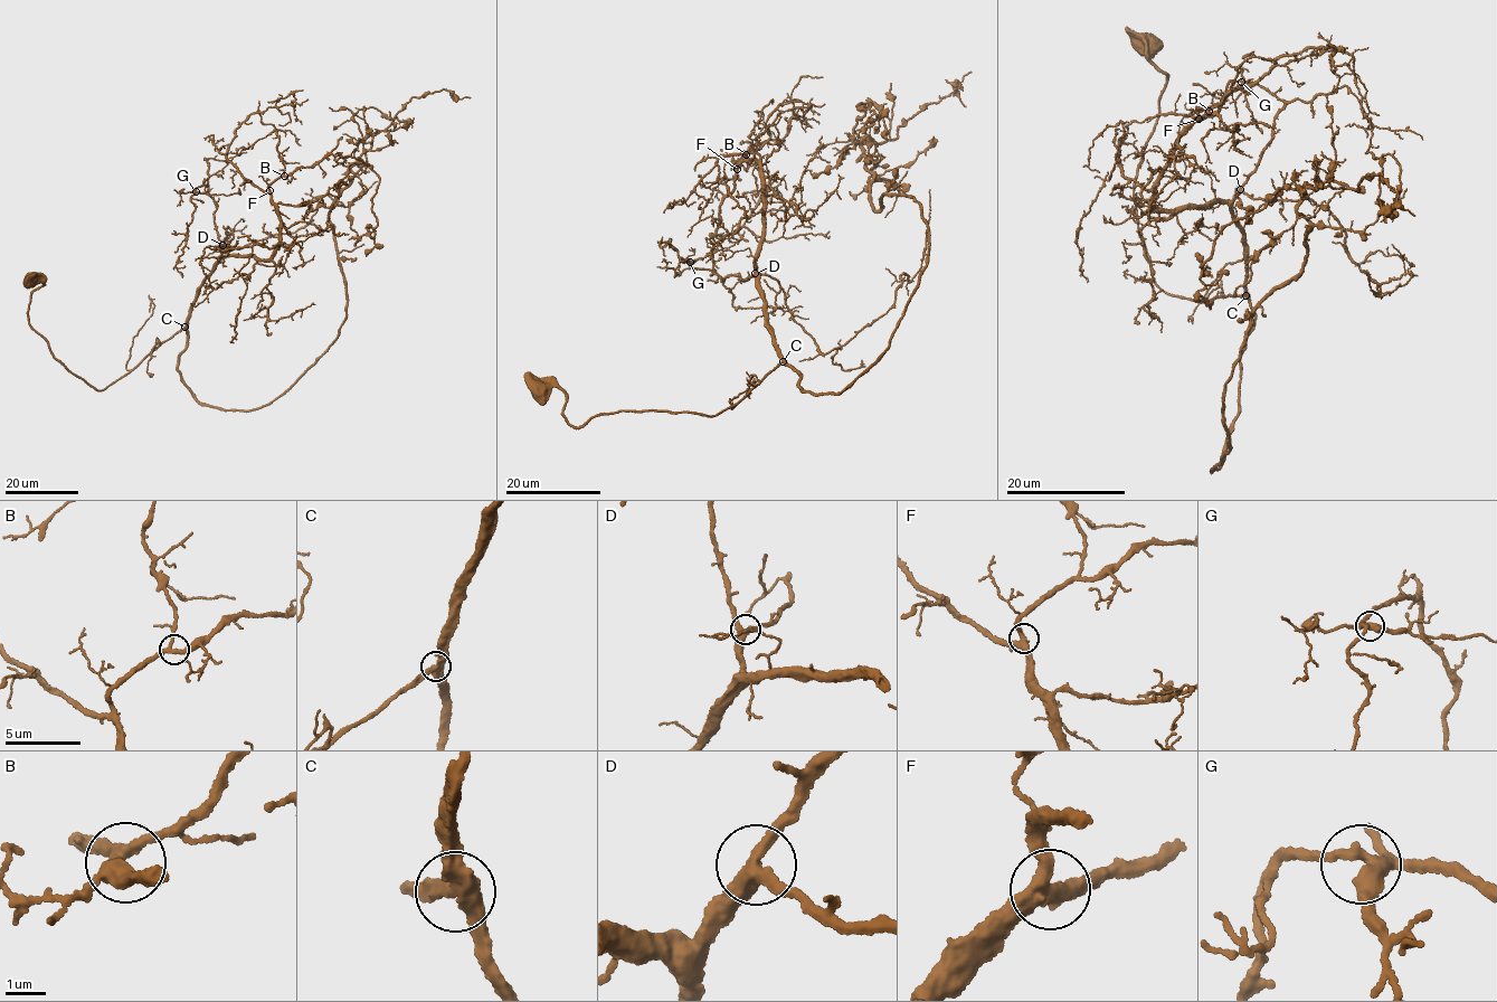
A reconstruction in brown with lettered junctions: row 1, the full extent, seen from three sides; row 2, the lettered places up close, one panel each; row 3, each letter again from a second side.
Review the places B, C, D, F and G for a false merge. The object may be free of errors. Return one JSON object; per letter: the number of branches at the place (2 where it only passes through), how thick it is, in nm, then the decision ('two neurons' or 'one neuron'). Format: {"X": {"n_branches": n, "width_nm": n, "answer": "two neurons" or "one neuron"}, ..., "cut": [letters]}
{"B": {"n_branches": 3, "width_nm": 280, "answer": "one neuron"}, "C": {"n_branches": 3, "width_nm": 380, "answer": "one neuron"}, "D": {"n_branches": 3, "width_nm": 340, "answer": "one neuron"}, "F": {"n_branches": 3, "width_nm": 360, "answer": "one neuron"}, "G": {"n_branches": 3, "width_nm": 360, "answer": "one neuron"}, "cut": []}

